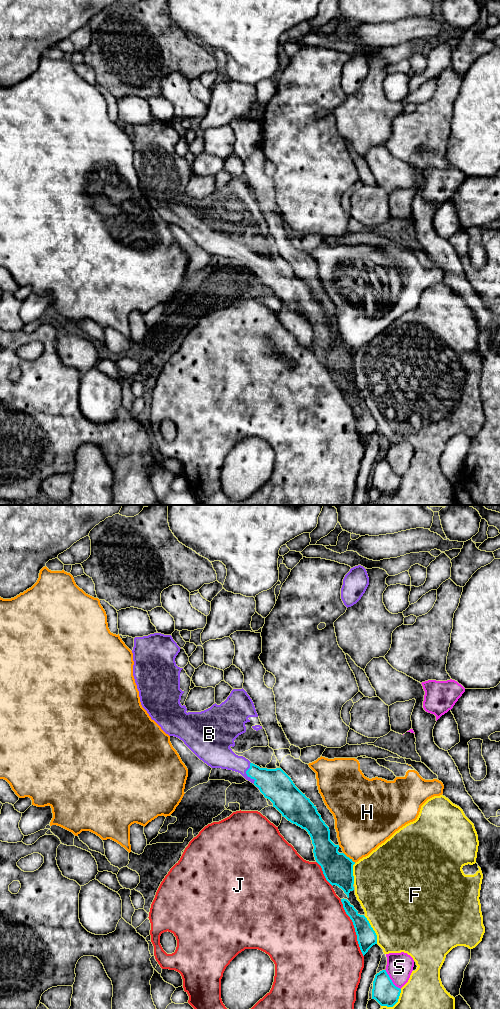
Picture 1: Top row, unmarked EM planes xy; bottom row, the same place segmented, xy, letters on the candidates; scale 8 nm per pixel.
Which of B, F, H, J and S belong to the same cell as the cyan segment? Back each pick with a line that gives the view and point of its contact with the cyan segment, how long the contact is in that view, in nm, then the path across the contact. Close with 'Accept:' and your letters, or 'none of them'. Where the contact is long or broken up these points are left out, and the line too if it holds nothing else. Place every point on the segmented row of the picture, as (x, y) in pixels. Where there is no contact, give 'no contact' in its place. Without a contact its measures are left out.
B: xy (246, 773) | 180 nm | across xy (274, 784), (253, 773), (246, 773), (236, 763), (221, 755)
Accept: B

